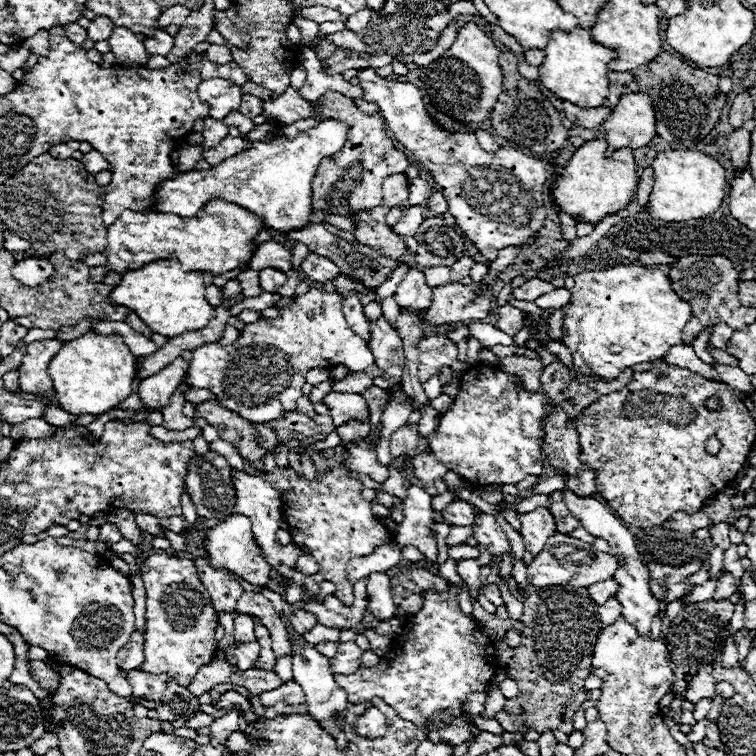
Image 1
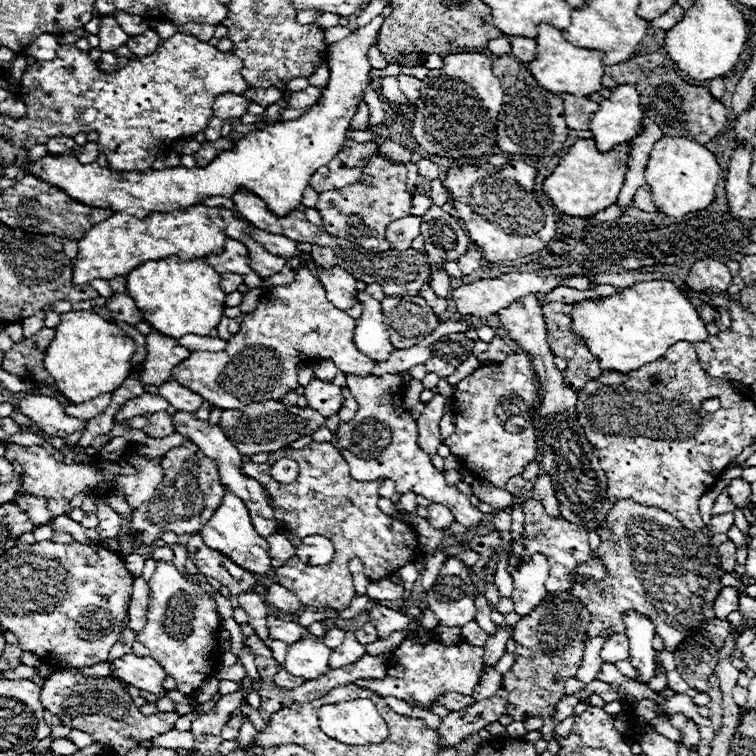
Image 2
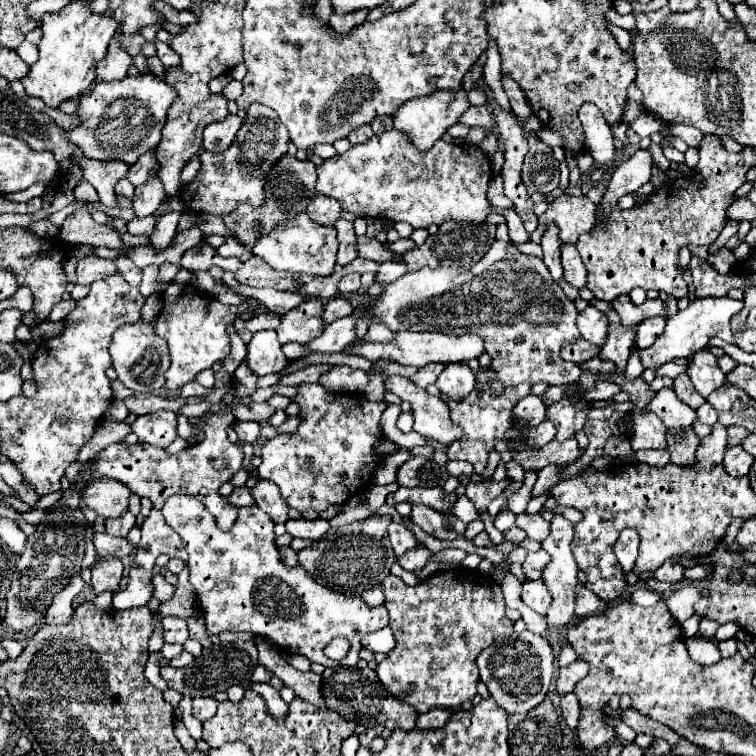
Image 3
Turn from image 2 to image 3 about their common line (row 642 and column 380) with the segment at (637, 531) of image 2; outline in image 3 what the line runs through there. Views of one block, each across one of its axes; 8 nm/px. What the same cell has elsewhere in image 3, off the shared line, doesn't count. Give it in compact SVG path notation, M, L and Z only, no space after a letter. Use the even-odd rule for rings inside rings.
M450 568L416 586L406 586L390 574L382 588L396 638L396 648L376 668L386 690L394 698L412 704L418 712L428 712L432 706L460 708L472 700L478 684L476 656L492 646L498 636L510 636L514 626L504 614L506 604L500 584L476 570Z

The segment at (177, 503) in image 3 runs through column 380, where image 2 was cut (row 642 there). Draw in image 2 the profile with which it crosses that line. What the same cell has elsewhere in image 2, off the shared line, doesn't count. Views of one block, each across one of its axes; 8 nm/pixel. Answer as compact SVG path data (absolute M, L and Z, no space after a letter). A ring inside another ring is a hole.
M626 634L610 636L600 650L600 658L602 662L610 662L610 664L618 660L628 660L628 636Z

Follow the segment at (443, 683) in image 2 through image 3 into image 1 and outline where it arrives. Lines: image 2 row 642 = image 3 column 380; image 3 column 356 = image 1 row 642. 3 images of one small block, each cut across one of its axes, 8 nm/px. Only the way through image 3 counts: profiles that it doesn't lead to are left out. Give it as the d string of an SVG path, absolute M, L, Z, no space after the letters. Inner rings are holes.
M456 584L450 592L442 592L442 594L424 592L424 594L426 594L426 600L422 610L406 618L400 638L396 638L392 644L392 652L388 652L376 668L358 668L358 672L348 676L334 674L334 680L346 690L350 702L366 702L372 696L378 696L388 706L392 706L402 720L414 722L418 728L424 728L424 734L428 736L428 740L444 740L452 746L460 746L470 736L480 734L478 728L468 724L460 704L464 702L464 698L468 698L468 694L484 692L490 680L494 678L498 668L496 656L494 656L494 644L484 636L484 632L480 630L474 618L462 614L458 606Z

